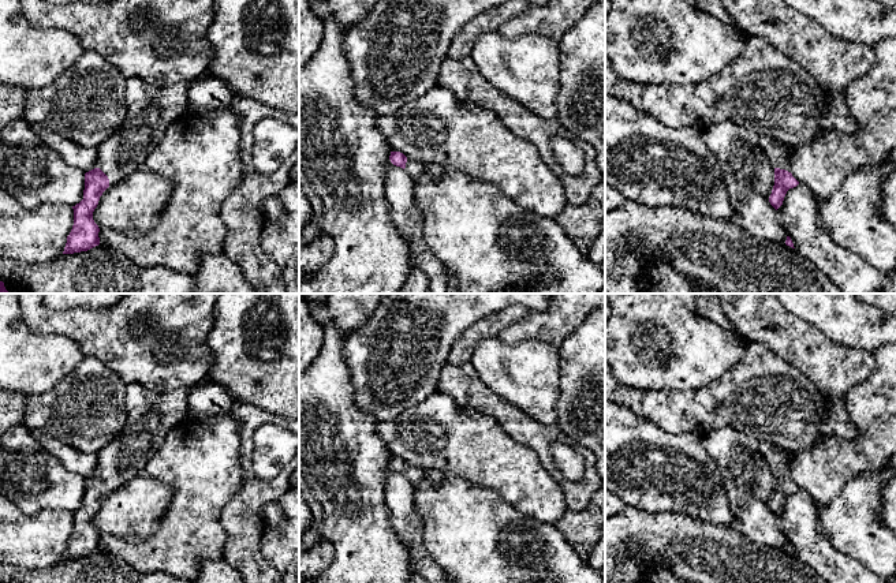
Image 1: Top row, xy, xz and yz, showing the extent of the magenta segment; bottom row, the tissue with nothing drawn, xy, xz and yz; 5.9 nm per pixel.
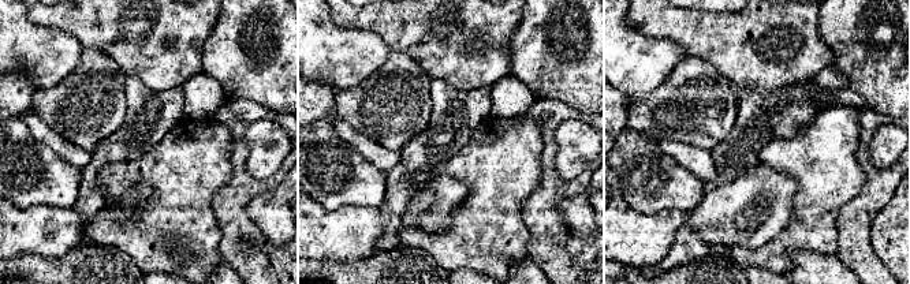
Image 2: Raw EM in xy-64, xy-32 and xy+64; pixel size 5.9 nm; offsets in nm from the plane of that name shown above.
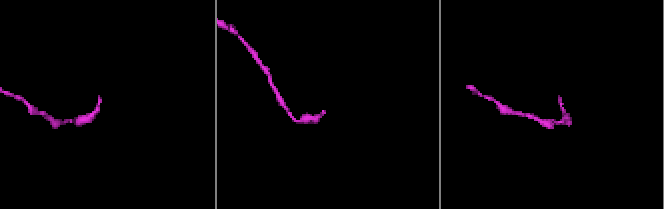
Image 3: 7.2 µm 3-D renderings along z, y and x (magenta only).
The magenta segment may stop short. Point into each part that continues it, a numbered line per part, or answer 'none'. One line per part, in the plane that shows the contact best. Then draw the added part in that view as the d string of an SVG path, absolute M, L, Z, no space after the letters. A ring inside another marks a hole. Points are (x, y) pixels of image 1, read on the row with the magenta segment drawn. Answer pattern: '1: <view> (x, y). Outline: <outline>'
1: xy (150, 109). Outline: M139 78L127 79L127 113L116 132L97 146L97 164L116 184L142 168L149 152L164 138L165 130L187 112L190 83L152 86Z

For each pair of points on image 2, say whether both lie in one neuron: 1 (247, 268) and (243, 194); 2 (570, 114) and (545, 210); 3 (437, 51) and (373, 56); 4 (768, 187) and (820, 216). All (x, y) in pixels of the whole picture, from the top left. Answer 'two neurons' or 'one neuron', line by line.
1: one neuron
2: one neuron
3: two neurons
4: two neurons

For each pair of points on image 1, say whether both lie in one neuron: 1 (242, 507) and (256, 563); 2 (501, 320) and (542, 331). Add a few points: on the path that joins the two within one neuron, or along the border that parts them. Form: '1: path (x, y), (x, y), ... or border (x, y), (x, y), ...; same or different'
1: path (242, 520), (243, 549); same
2: border (529, 310), (525, 317), (506, 325), (496, 335); different

